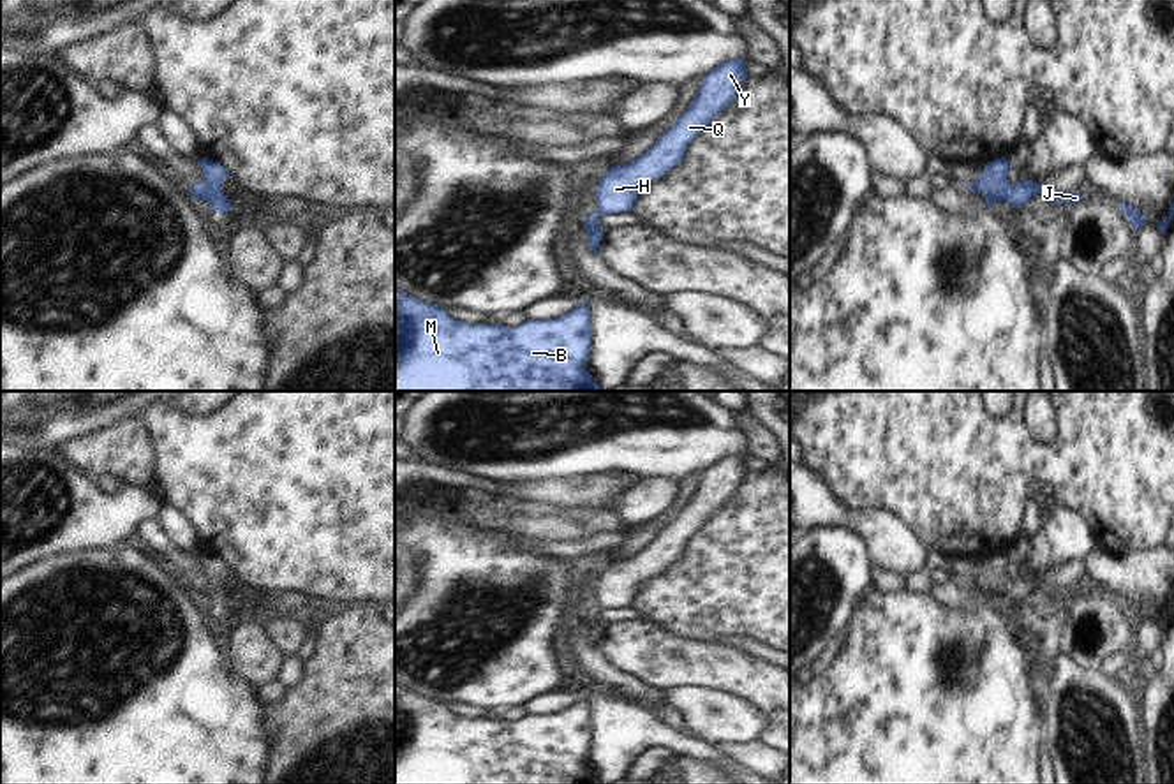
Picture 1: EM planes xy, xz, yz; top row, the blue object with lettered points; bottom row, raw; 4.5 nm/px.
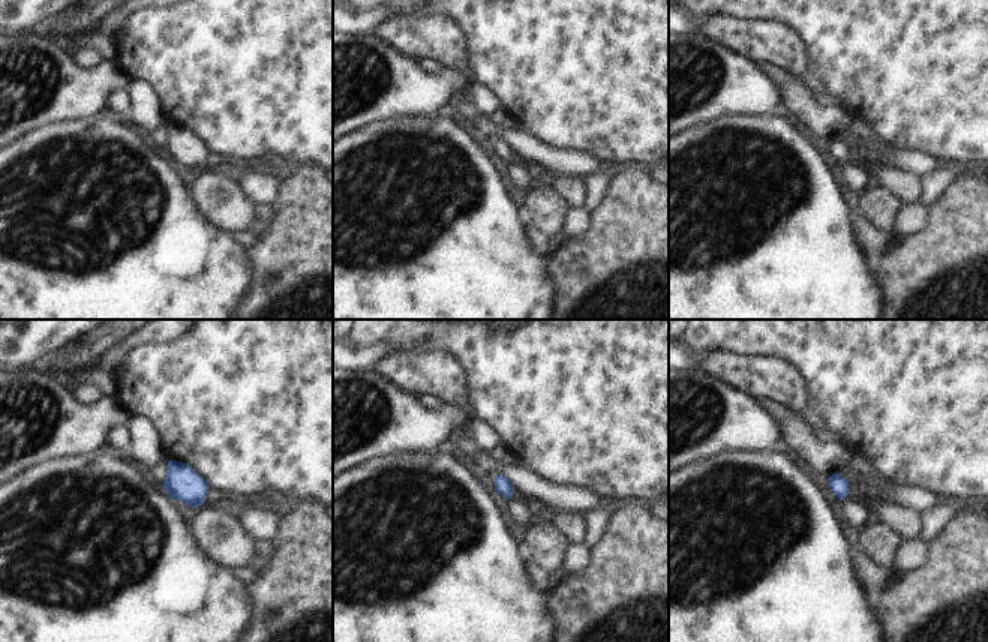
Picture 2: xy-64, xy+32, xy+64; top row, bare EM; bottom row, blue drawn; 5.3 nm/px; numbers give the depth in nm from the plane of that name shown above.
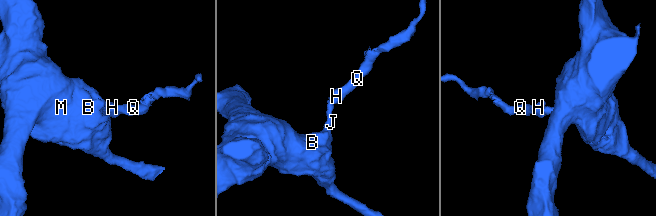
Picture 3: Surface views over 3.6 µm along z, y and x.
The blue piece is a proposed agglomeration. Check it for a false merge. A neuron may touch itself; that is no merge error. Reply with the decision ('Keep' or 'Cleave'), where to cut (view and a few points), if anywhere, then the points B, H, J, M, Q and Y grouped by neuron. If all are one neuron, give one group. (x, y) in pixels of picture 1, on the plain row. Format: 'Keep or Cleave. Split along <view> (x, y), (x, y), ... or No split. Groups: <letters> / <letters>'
Cleave. Split along xy (203, 573), (207, 580), (205, 594). Groups: B J M / H Q Y

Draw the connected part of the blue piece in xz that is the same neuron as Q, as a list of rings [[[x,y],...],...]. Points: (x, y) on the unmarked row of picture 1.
[[[742,453],[721,456],[702,472],[684,509],[638,553],[612,560],[599,574],[594,597],[601,610],[631,606],[638,587],[680,558],[693,532],[703,525],[739,488],[746,476]]]

